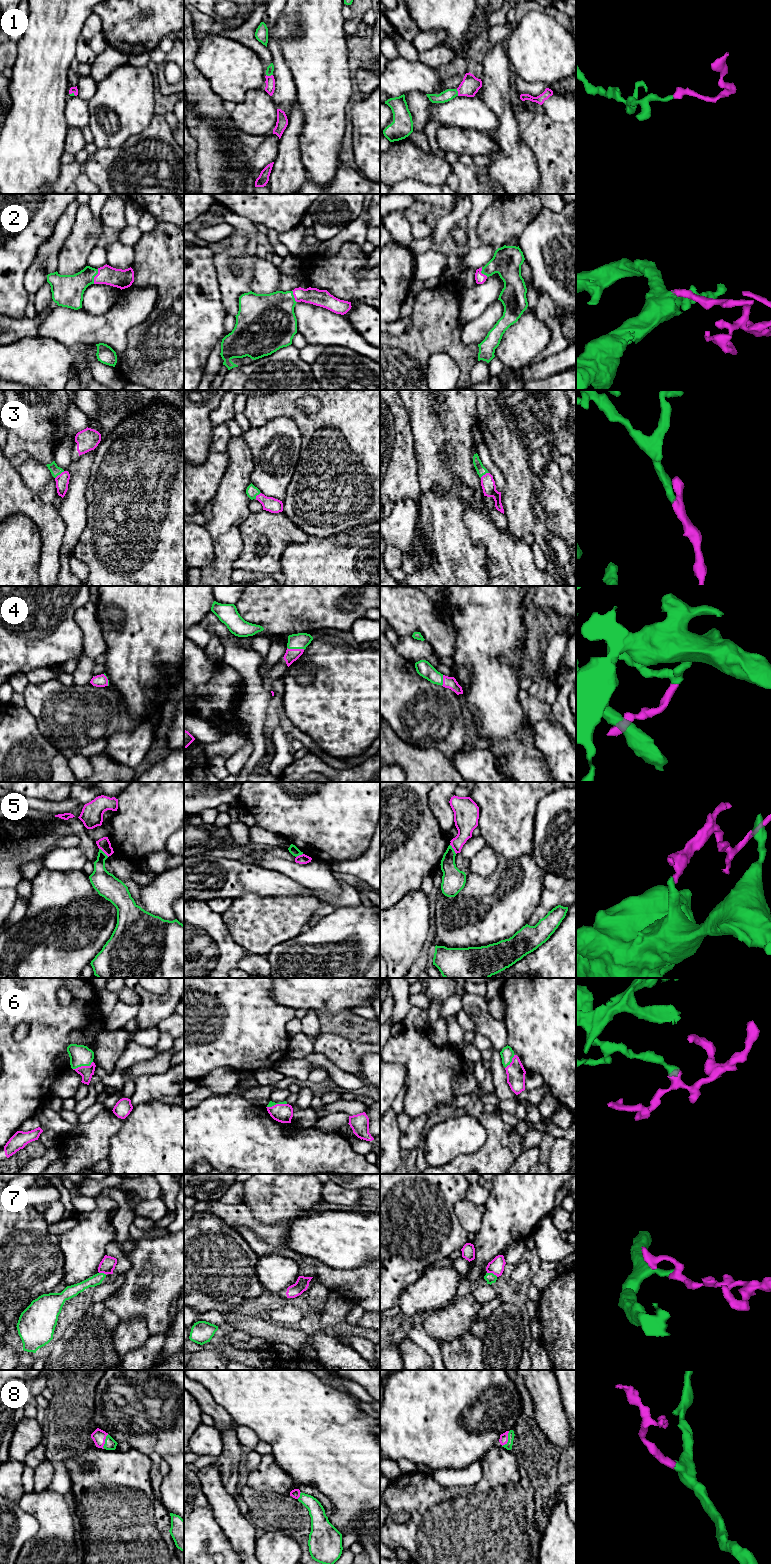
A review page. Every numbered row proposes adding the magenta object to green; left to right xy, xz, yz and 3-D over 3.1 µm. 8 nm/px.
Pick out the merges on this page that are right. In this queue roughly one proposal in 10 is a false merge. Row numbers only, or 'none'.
1, 2, 3, 4, 6, 8

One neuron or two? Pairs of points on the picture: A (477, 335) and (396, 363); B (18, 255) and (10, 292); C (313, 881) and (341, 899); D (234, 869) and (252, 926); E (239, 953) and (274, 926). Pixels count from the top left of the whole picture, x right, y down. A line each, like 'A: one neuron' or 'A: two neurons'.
A: two neurons
B: one neuron
C: two neurons
D: two neurons
E: two neurons

